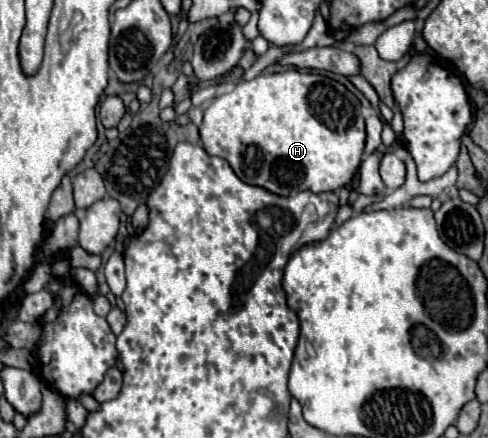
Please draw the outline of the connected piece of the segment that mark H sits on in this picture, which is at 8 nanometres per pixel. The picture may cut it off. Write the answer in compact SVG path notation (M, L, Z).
M298 70L260 74L258 78L240 82L234 90L216 96L204 110L200 138L204 150L212 156L224 158L242 182L260 186L276 196L296 196L304 190L320 194L348 186L360 168L366 146L366 130L358 98L336 80Z

